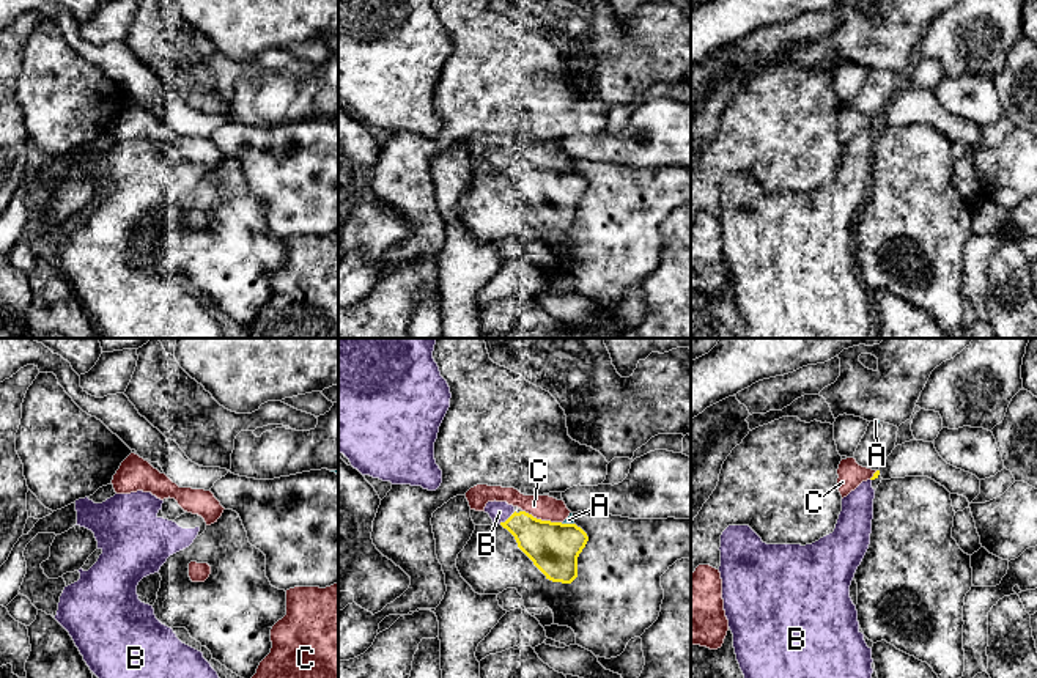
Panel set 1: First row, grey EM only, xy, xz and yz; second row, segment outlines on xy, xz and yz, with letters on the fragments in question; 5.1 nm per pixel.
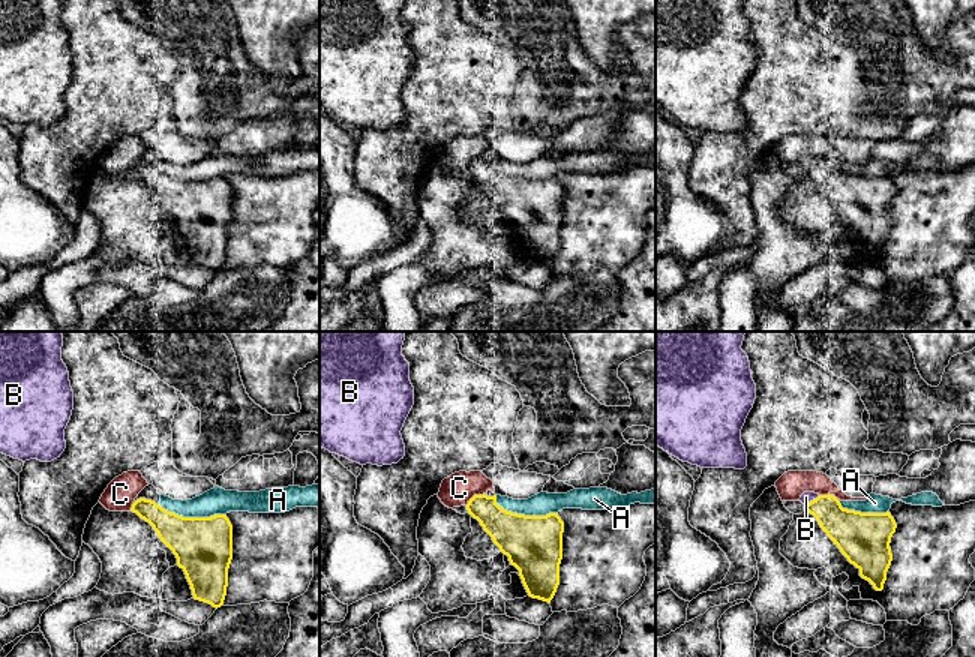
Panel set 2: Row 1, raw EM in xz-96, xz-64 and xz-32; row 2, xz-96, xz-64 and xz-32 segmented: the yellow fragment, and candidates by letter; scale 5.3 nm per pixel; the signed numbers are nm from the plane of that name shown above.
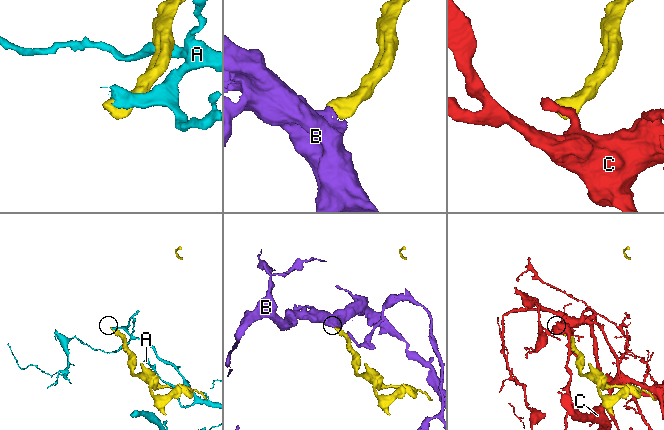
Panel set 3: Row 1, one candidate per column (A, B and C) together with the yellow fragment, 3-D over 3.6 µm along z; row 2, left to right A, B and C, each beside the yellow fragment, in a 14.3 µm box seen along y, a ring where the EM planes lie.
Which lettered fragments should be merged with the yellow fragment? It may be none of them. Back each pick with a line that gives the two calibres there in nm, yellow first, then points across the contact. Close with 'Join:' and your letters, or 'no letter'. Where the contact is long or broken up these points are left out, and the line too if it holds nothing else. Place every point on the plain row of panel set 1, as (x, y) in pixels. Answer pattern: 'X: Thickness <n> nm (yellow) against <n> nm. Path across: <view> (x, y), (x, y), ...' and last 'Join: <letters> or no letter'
B: Thickness 240 nm (yellow) against 110 nm
Join: B

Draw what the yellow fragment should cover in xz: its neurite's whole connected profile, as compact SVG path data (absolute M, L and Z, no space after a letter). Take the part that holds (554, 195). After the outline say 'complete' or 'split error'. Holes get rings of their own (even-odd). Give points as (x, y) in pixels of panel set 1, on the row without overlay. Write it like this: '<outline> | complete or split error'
M488 149L485 160L515 184L518 195L546 227L571 231L578 225L578 205L589 189L581 175L516 160L507 149Z | split error

